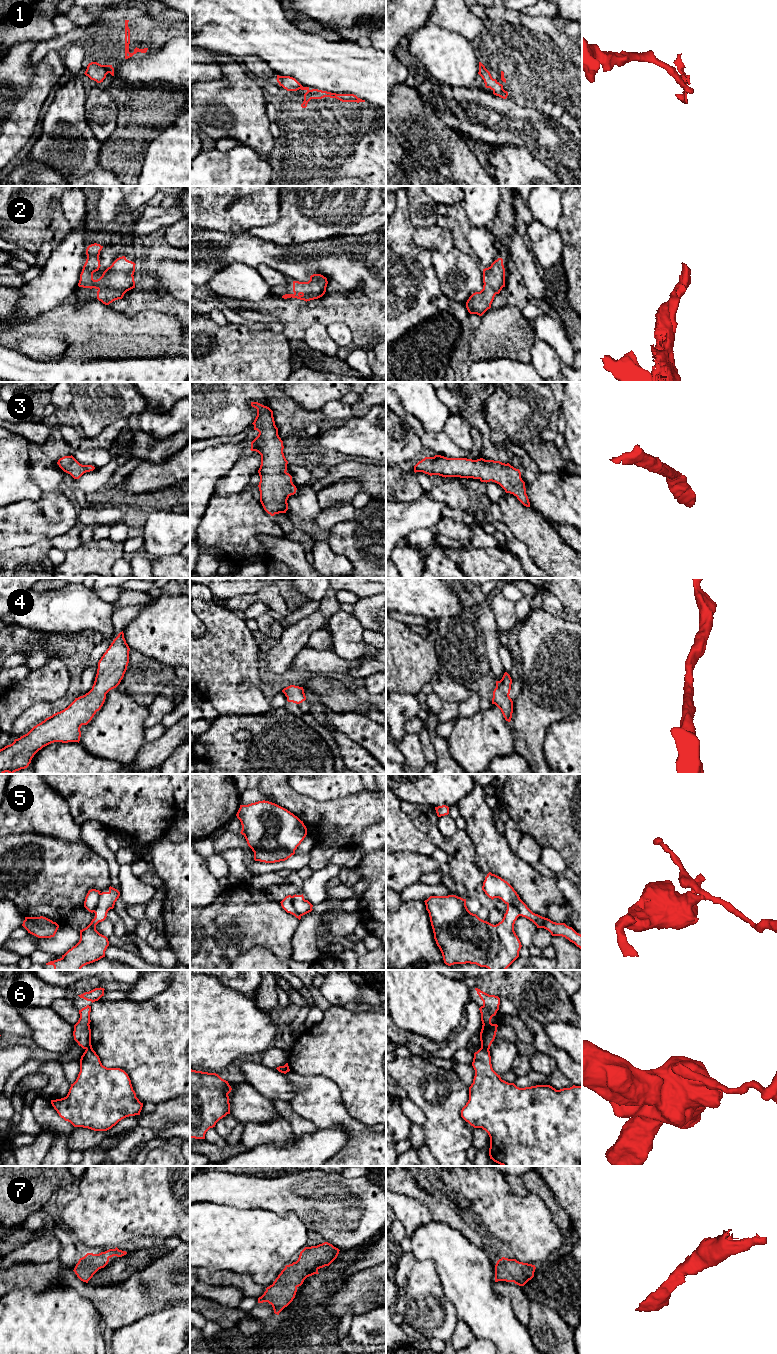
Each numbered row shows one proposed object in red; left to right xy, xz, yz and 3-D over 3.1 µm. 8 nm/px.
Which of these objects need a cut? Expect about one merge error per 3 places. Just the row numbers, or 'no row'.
1, 5, 6

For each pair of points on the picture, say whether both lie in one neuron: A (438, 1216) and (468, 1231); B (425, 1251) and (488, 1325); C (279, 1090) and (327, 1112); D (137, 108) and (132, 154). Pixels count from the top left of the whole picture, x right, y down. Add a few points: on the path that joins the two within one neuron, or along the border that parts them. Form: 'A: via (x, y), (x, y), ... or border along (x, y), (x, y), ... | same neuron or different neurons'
A: via (445, 1216), (451, 1216), (461, 1224) | same neuron
B: via (445, 1265), (471, 1291), (478, 1305) | same neuron
C: border along (285, 1074), (296, 1089), (295, 1095), (289, 1101) | different neurons
D: via (137, 119), (137, 126), (132, 134), (132, 143) | same neuron

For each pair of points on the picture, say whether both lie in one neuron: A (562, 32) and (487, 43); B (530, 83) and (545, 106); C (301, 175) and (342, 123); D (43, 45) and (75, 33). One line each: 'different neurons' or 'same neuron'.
A: different neurons
B: different neurons
C: same neuron
D: same neuron

